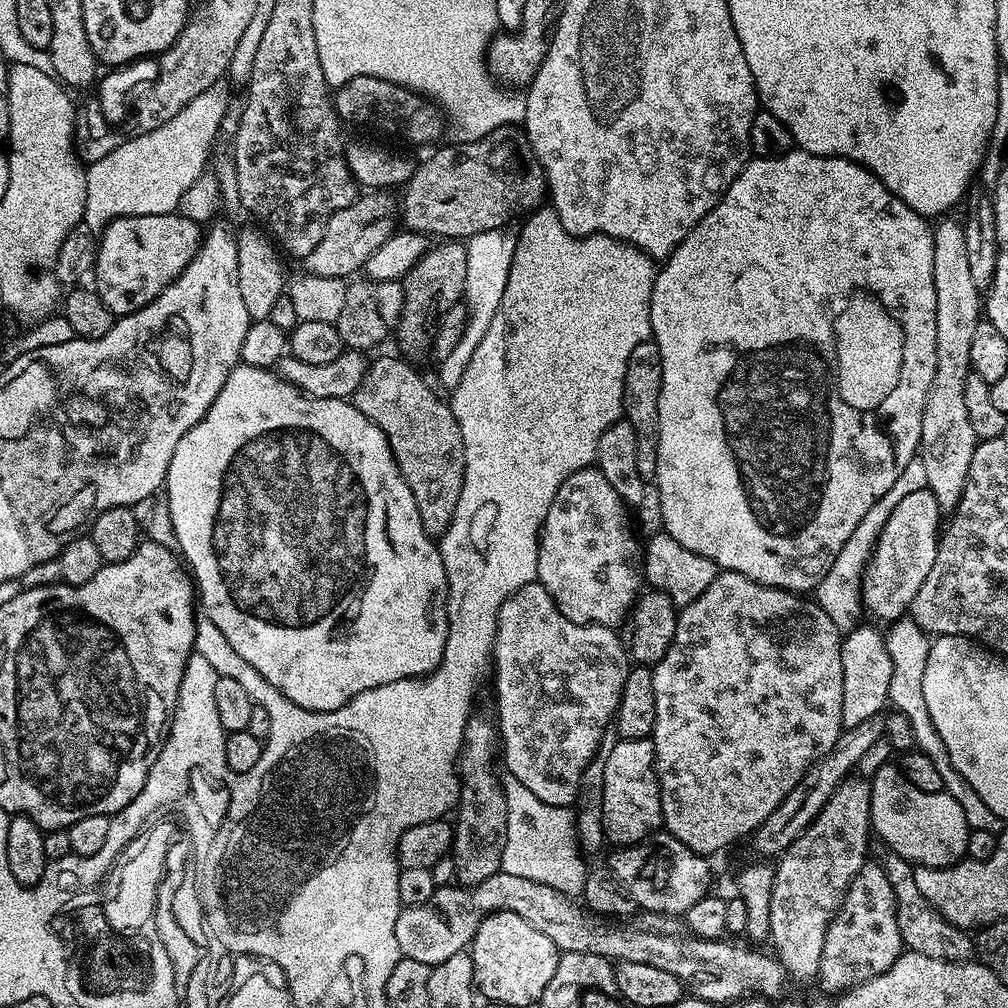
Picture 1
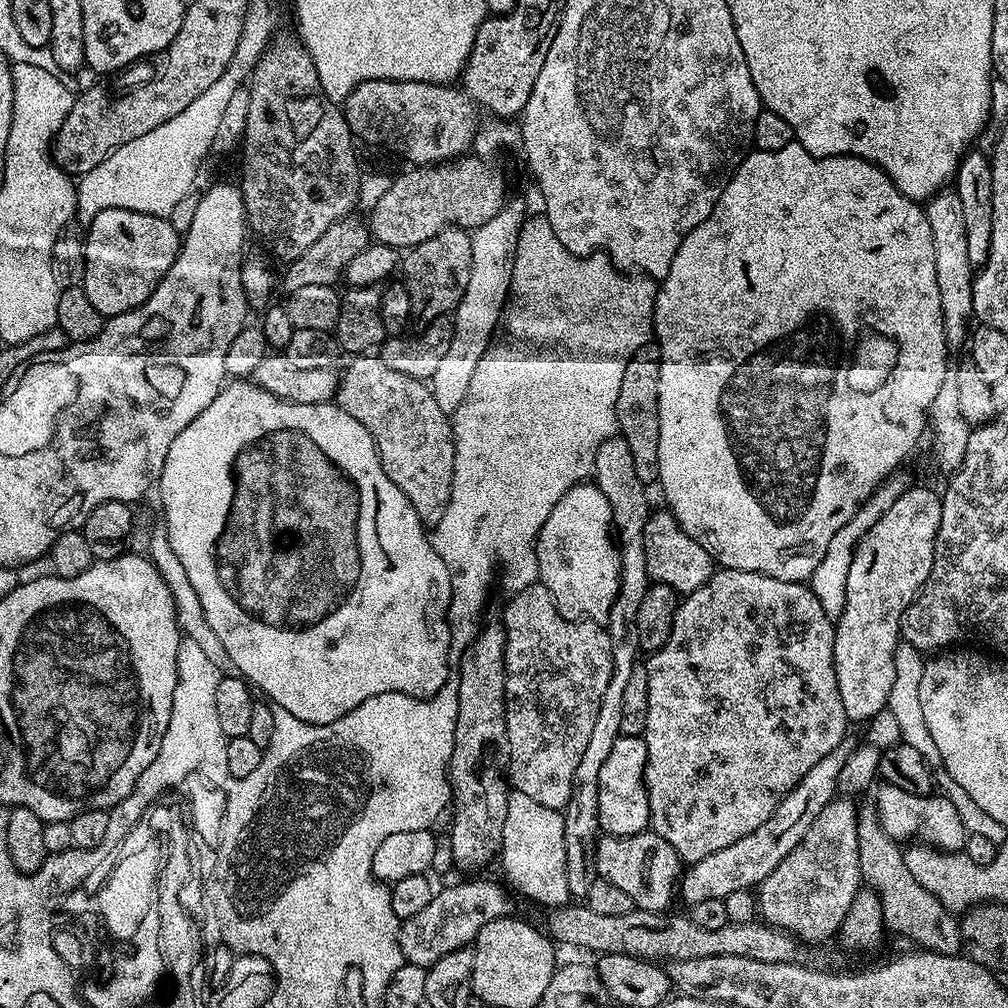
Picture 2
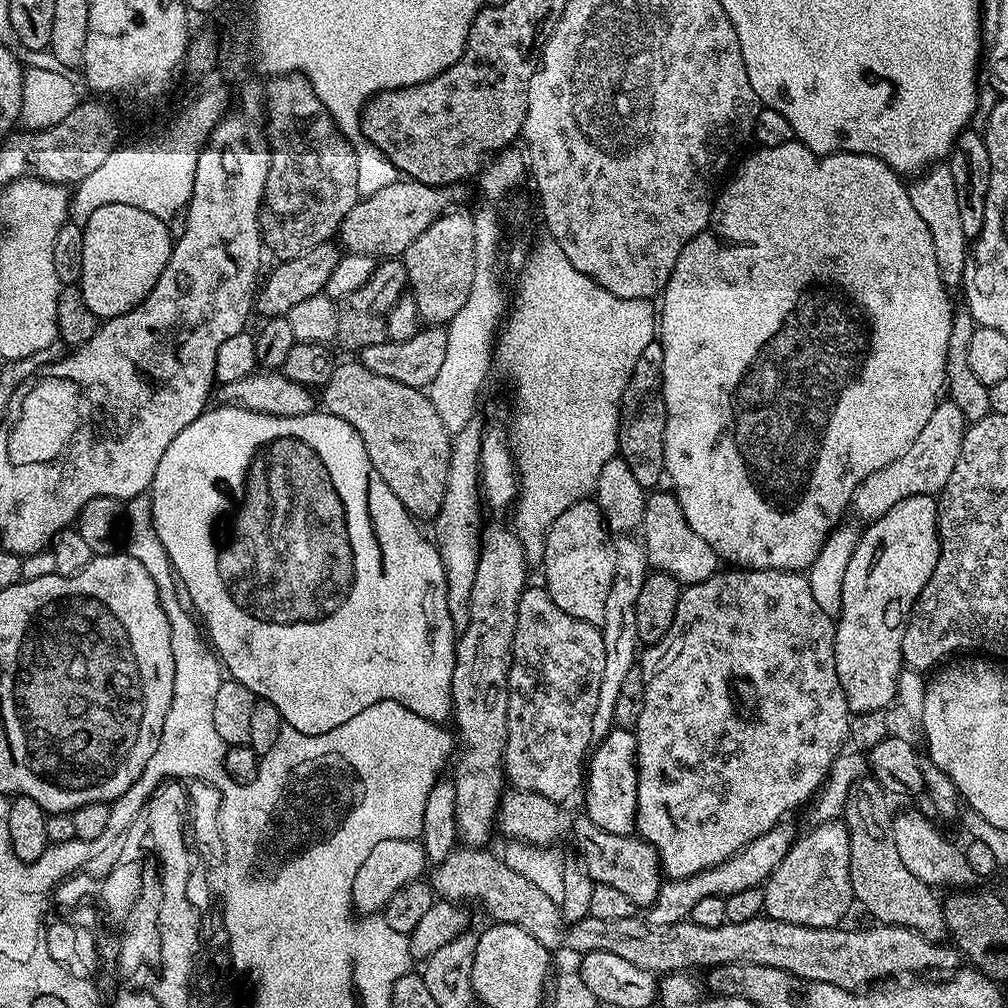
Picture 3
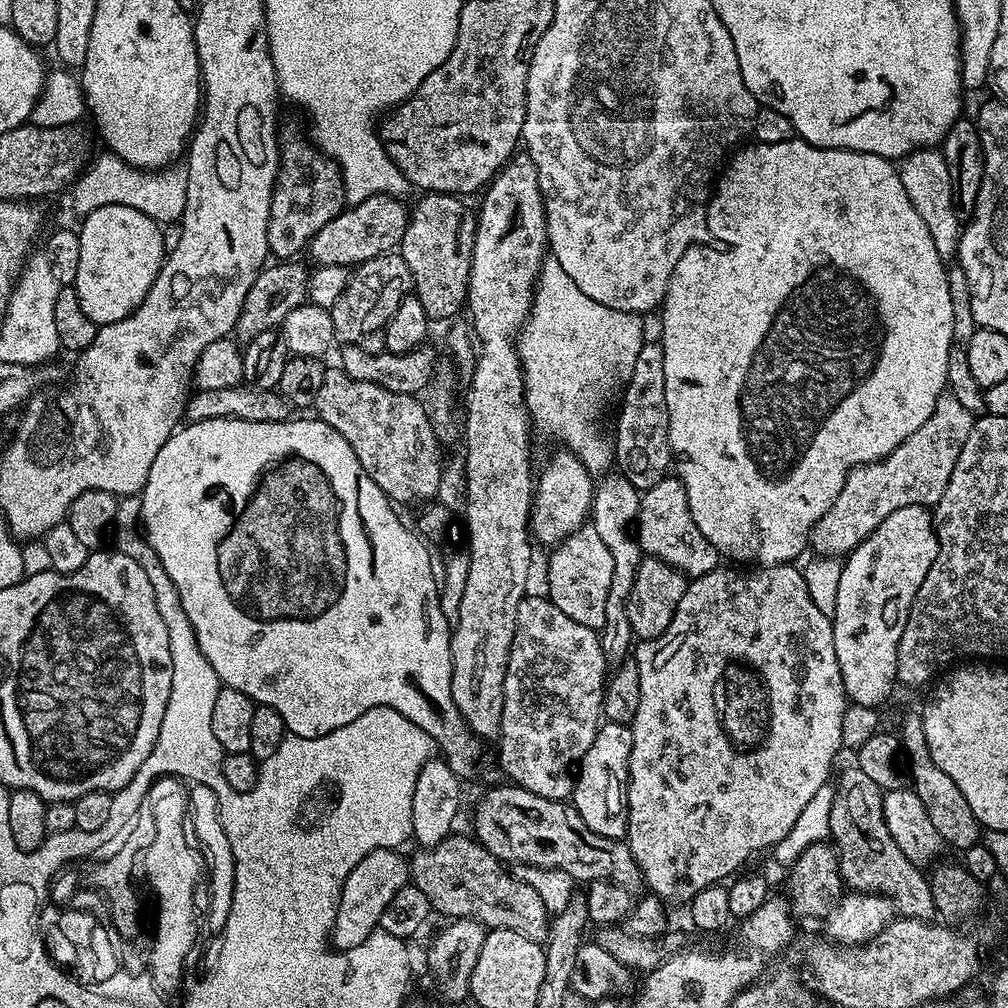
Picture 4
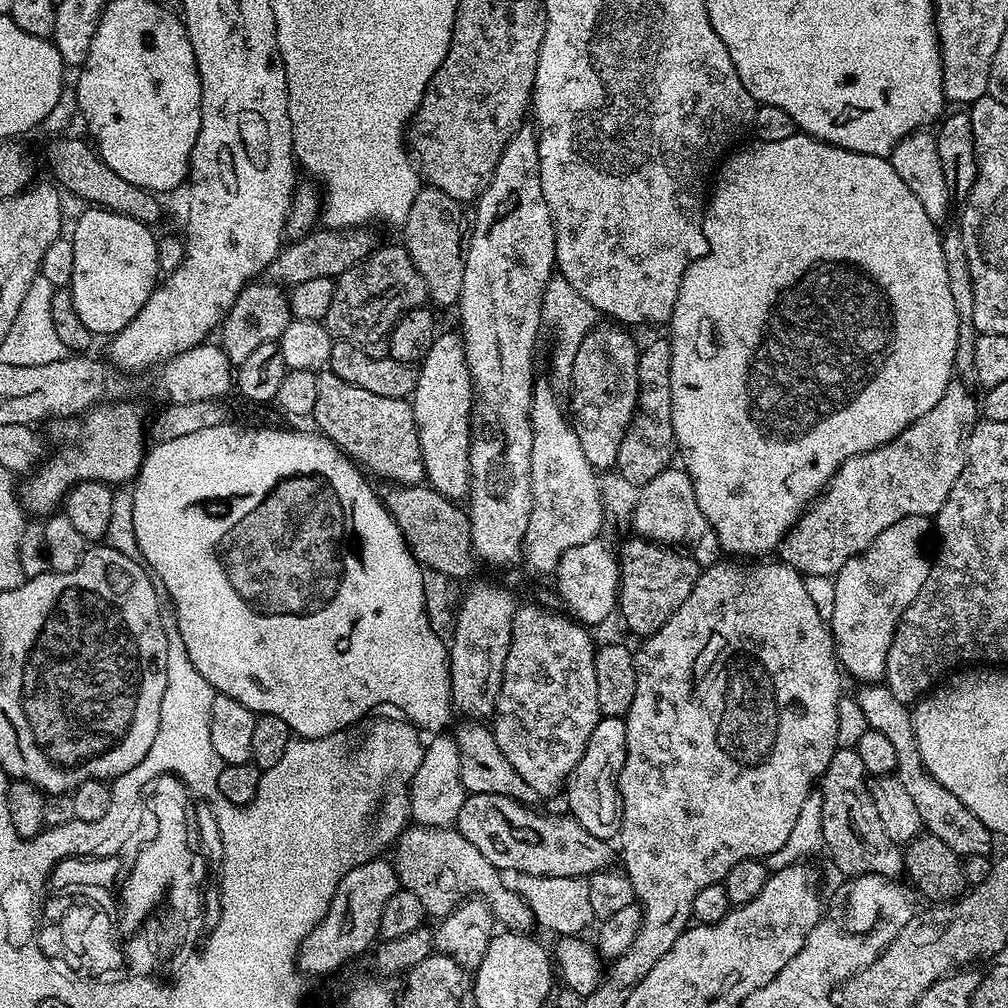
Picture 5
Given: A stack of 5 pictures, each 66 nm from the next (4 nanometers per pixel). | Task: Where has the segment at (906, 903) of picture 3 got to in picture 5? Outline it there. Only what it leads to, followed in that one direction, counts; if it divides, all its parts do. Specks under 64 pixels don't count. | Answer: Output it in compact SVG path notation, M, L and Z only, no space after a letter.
M839 747L833 754L830 766L820 779L820 797L822 798L822 832L823 845L835 866L847 877L874 875L896 878L904 872L904 853L899 845L894 843L886 831L886 826L879 817L878 808L874 803L868 775L862 758L859 758L855 748Z

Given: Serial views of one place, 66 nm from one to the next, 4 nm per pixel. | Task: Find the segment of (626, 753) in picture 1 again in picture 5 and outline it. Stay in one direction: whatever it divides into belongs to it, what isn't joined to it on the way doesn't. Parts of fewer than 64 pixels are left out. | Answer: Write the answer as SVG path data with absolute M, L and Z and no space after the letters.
M601 716L590 742L566 781L566 797L573 820L577 820L594 838L615 841L620 834L620 790L618 774L626 762L626 726L618 716Z

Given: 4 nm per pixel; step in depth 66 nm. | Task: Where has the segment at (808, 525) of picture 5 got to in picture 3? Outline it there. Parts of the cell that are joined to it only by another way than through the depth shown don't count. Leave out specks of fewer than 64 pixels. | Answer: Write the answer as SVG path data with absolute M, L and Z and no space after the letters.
M941 399L934 414L930 414L930 422L926 422L918 438L910 442L910 450L894 458L894 462L882 466L882 470L874 470L874 474L870 474L860 483L852 498L851 507L854 512L856 508L857 514L864 522L871 522L886 514L886 510L890 510L894 502L902 502L902 498L936 496L943 492L946 482L950 482L950 474L954 474L965 431L966 421L962 410L958 410L952 400Z

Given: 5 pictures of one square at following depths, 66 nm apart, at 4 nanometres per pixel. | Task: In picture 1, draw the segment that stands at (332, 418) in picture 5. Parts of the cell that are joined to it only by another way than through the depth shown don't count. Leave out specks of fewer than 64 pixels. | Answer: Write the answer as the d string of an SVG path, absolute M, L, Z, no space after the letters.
M396 356L373 359L350 400L358 410L362 410L362 414L366 414L366 418L370 418L370 422L374 422L374 426L382 430L382 434L386 434L398 470L406 486L410 486L410 494L414 494L414 502L422 518L422 530L427 536L439 538L450 526L454 510L458 510L458 494L462 494L462 430L458 430L451 403L445 397L443 400L407 364L407 359Z

